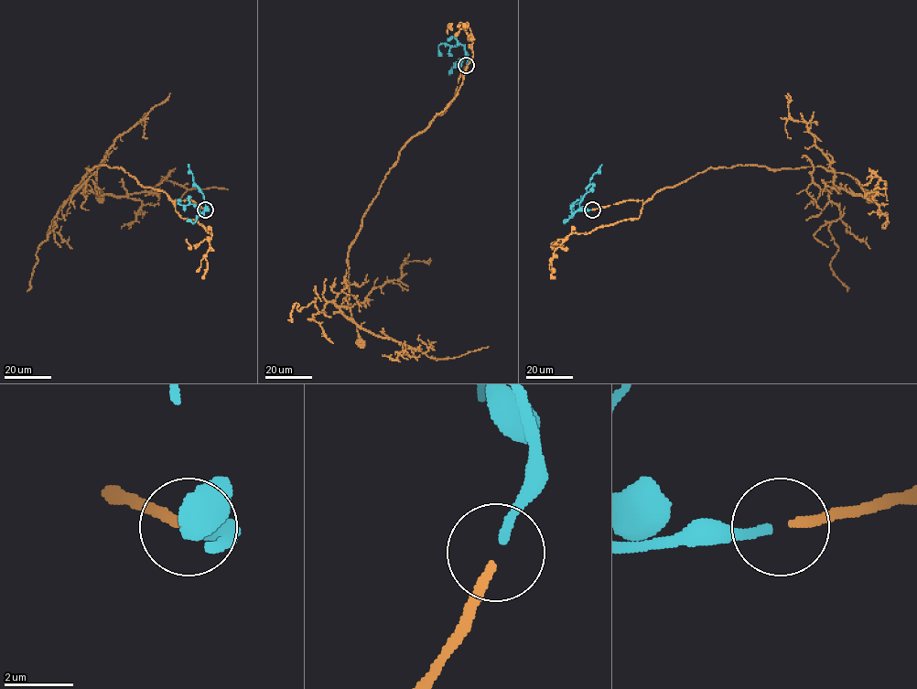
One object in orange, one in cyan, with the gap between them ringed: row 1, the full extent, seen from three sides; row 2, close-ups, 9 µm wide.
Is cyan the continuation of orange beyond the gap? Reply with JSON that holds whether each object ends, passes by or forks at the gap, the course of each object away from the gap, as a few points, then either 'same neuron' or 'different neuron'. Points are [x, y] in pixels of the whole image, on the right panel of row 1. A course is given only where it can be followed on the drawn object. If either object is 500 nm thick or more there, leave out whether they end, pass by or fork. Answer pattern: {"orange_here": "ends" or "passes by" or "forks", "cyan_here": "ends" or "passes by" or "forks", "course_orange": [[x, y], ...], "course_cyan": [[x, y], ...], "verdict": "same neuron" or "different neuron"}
{"orange_here": "ends", "cyan_here": "ends", "course_orange": [[592, 209], [625, 200], [644, 202], [710, 167], [739, 164], [772, 169], [824, 166], [850, 175], [868, 195]], "course_cyan": [[591, 209], [583, 209], [579, 202], [591, 177], [602, 164]], "verdict": "same neuron"}

